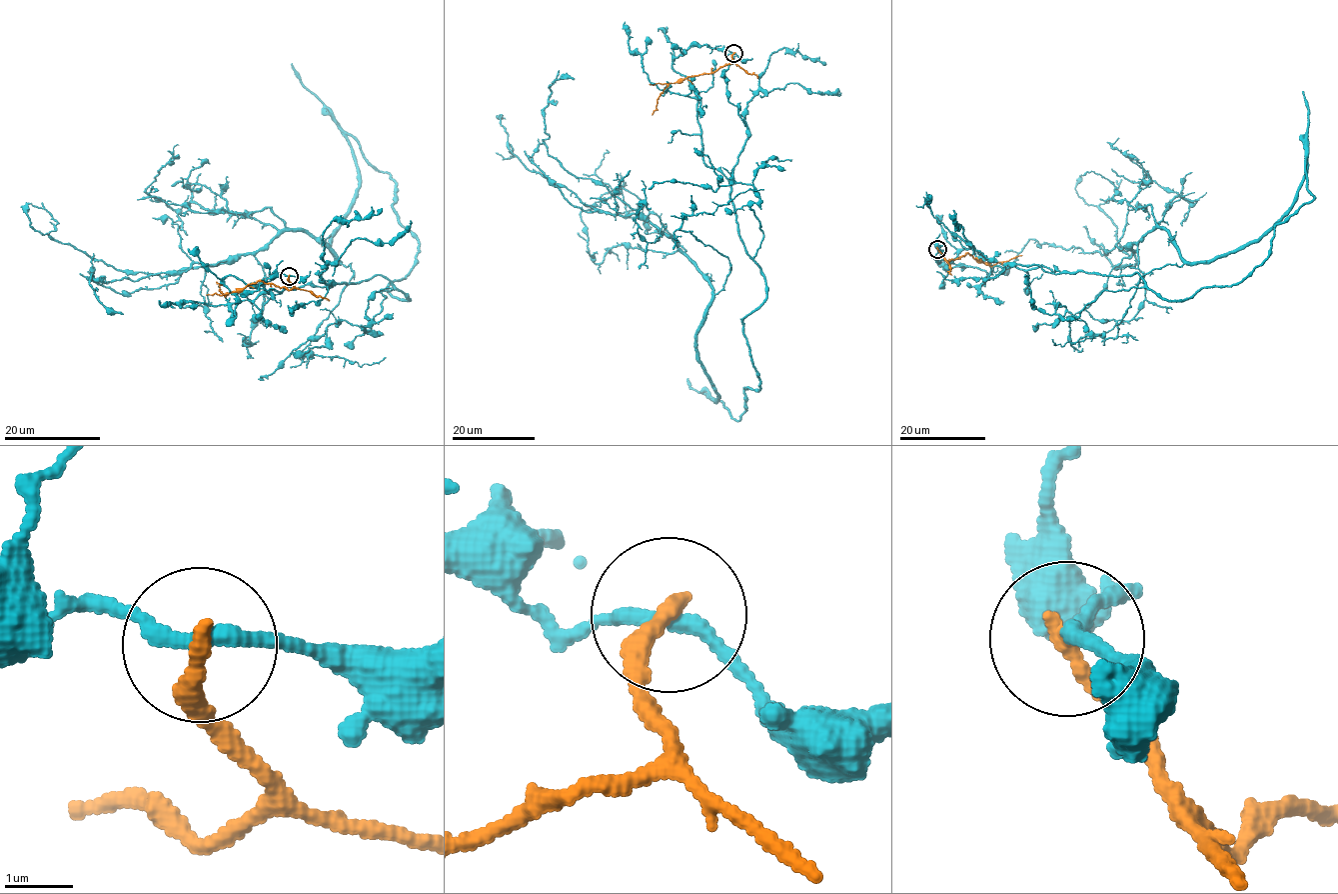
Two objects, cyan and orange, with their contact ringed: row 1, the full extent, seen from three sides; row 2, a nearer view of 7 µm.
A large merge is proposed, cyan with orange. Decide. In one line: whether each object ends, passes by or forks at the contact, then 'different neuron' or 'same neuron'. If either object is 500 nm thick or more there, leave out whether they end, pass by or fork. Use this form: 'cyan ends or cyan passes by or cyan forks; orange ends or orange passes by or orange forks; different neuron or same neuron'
cyan passes by; orange ends; different neuron

